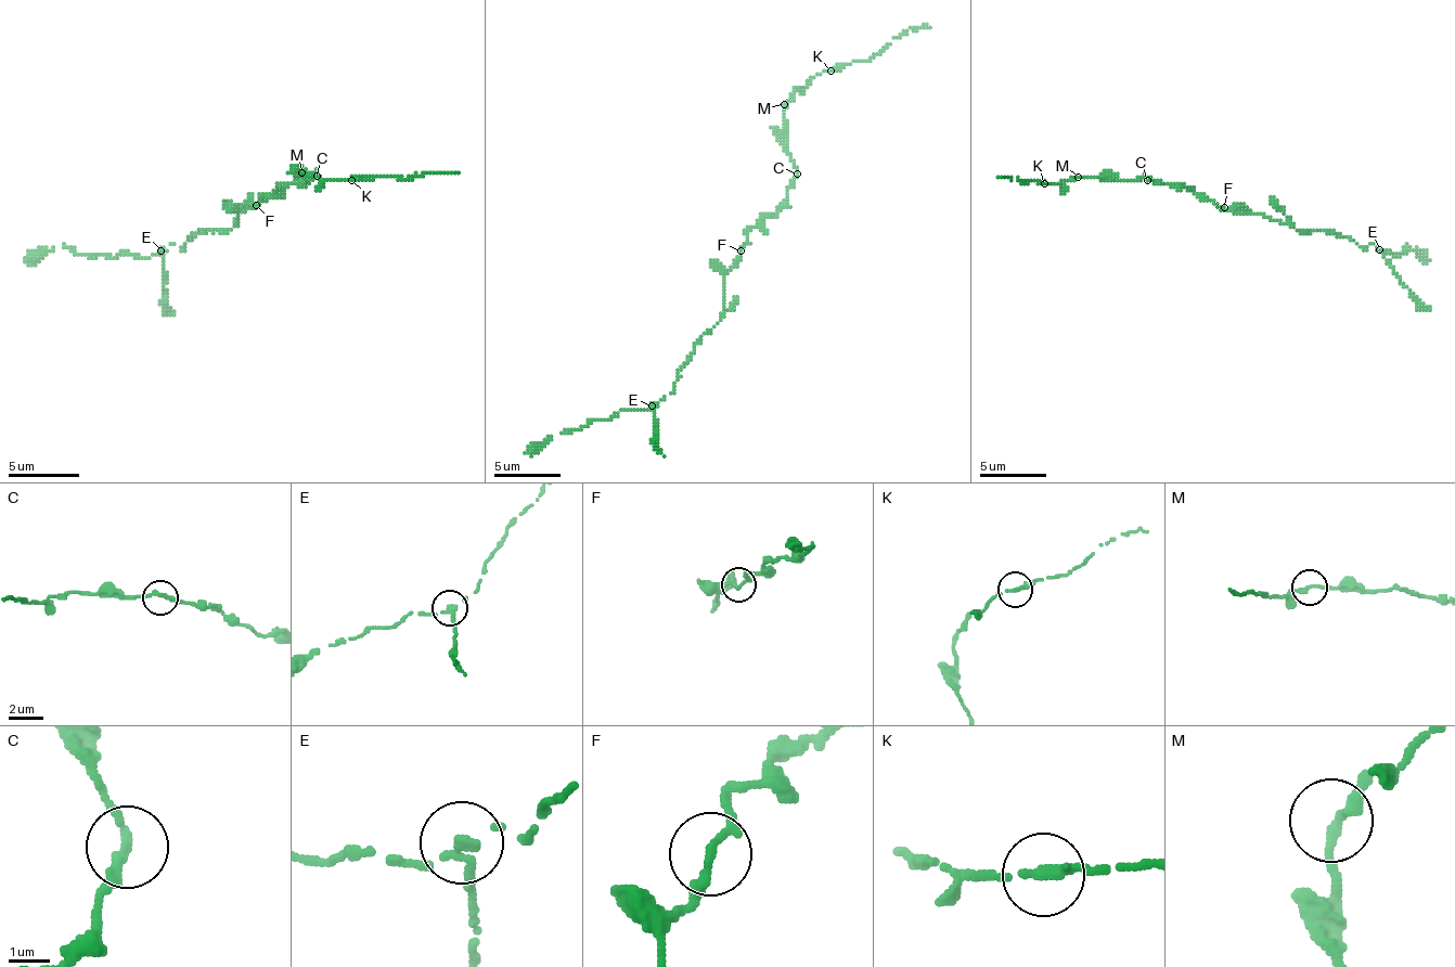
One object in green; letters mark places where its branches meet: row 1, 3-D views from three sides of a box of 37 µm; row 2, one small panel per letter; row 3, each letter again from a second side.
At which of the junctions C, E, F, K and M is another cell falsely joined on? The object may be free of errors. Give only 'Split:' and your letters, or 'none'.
Split: E

